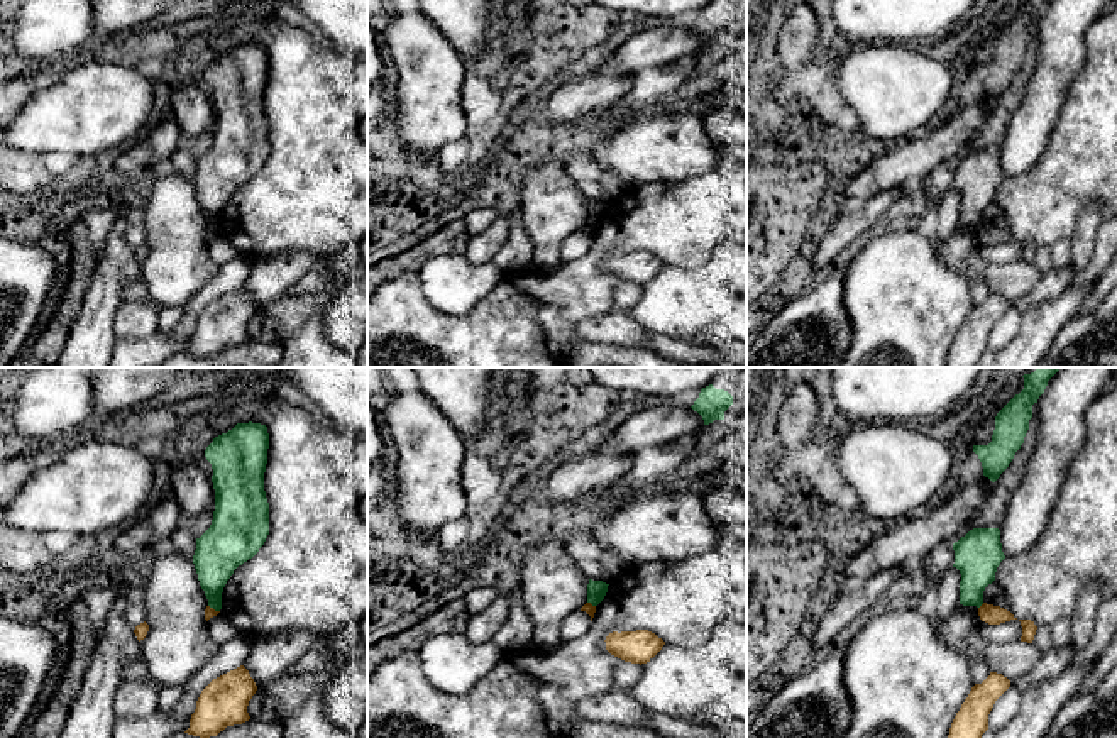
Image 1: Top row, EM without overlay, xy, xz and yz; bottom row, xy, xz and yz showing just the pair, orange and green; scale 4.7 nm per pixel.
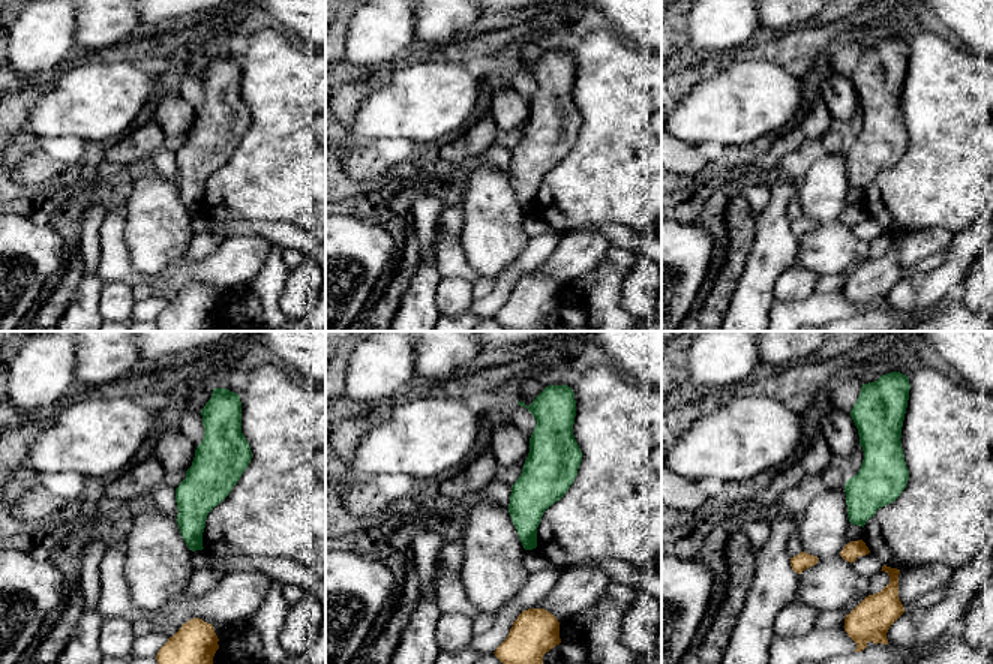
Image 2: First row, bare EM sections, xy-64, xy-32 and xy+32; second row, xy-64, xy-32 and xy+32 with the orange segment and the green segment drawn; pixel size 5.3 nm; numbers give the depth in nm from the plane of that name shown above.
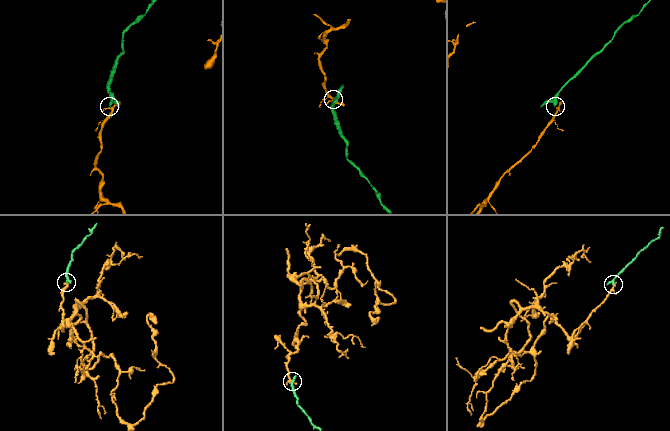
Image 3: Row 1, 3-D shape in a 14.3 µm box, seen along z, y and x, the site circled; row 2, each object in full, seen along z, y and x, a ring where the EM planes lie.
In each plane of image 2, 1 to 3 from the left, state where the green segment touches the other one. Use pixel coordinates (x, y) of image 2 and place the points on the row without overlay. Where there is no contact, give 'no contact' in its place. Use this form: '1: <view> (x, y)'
1: no contact
2: no contact
3: no contact

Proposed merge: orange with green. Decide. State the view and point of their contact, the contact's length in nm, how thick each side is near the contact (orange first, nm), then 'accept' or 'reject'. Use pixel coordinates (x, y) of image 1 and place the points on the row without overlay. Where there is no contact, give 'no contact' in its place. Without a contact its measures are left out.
meets orange in yz at (980, 227); contact 40 nm long; 100 nm thick on the orange side, 220 nm on the other; reject

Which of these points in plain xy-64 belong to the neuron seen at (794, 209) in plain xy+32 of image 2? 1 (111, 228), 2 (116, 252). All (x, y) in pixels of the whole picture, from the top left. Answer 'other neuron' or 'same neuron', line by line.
1: same neuron
2: same neuron

